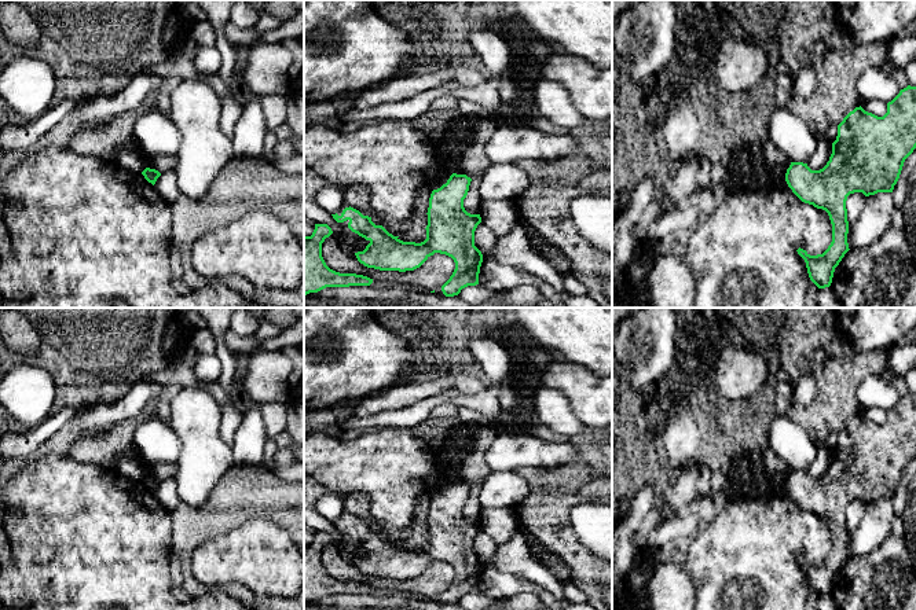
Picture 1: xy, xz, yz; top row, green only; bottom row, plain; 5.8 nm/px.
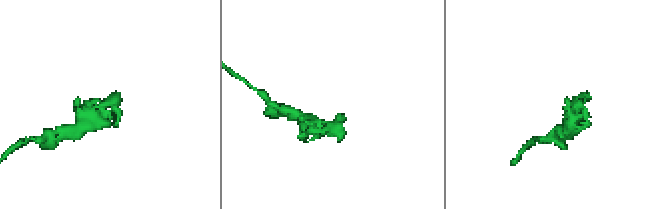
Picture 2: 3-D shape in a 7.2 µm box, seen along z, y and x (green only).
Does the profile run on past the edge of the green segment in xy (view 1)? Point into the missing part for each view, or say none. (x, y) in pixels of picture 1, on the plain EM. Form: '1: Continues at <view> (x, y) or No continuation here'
1: No continuation here

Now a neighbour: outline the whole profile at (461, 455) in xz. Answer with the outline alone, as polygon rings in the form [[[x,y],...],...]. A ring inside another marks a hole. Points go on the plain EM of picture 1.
[[[457,416],[430,418],[413,433],[432,449],[439,468],[451,481],[473,485],[491,473],[486,463],[495,431],[487,426],[461,423]]]

